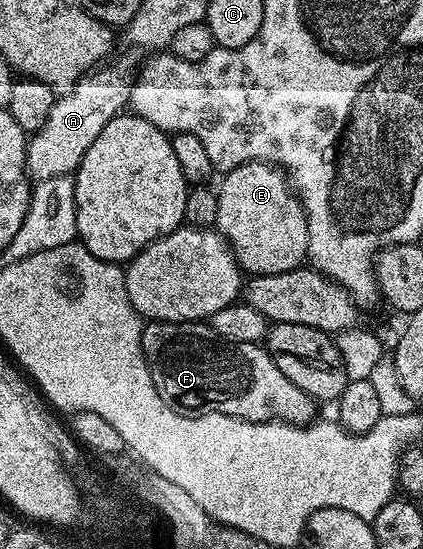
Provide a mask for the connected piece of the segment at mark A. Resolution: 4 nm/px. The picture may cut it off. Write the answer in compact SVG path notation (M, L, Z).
M100 67L85 73L71 91L57 96L54 107L50 107L46 123L37 133L29 136L26 155L29 178L33 182L38 182L75 174L90 143L94 143L94 139L102 135L102 127L106 127L110 119L125 112L129 101L129 78L124 78L118 70L104 70L104 67Z

